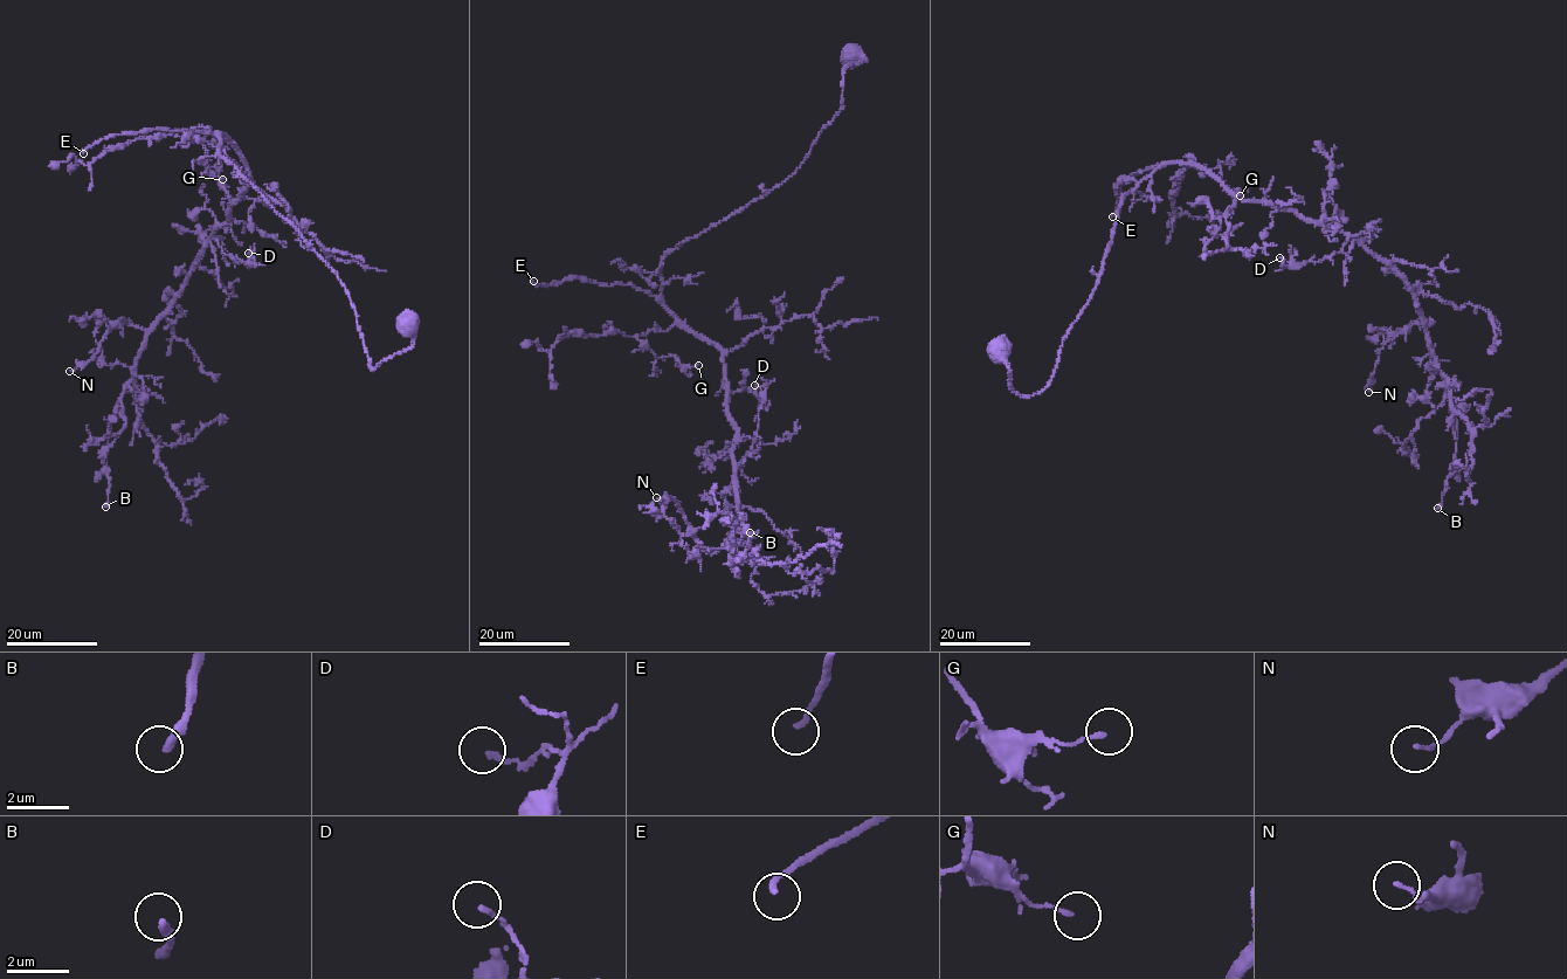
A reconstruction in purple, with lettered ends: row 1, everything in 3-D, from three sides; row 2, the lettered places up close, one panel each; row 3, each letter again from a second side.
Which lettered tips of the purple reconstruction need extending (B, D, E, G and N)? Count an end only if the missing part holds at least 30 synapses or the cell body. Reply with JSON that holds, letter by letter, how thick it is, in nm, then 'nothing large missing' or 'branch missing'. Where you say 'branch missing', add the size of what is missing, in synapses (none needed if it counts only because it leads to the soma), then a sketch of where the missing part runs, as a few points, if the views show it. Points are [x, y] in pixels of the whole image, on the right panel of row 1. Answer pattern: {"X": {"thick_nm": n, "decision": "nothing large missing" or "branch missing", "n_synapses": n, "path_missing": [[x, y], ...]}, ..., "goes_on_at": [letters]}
{"B": {"thick_nm": 280, "decision": "nothing large missing"}, "D": {"thick_nm": 130, "decision": "nothing large missing"}, "E": {"thick_nm": 180, "decision": "branch missing", "n_synapses": 70, "path_missing": [[1112, 216], [1106, 216], [1096, 228], [1079, 277], [1057, 307], [1024, 335], [1007, 399], [1009, 401], [1006, 400]]}, "G": {"thick_nm": 130, "decision": "nothing large missing"}, "N": {"thick_nm": 100, "decision": "nothing large missing"}, "goes_on_at": ["E"]}

